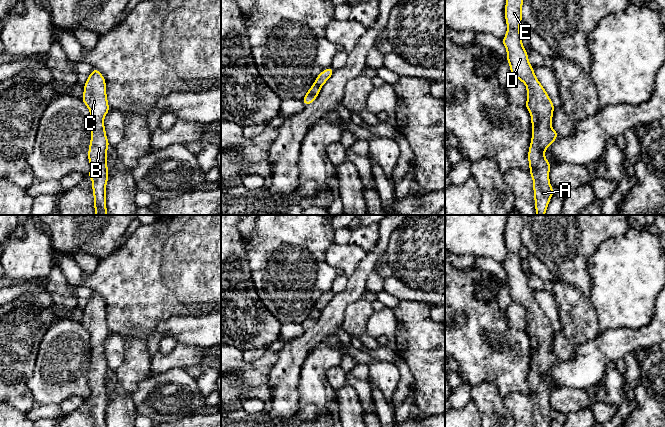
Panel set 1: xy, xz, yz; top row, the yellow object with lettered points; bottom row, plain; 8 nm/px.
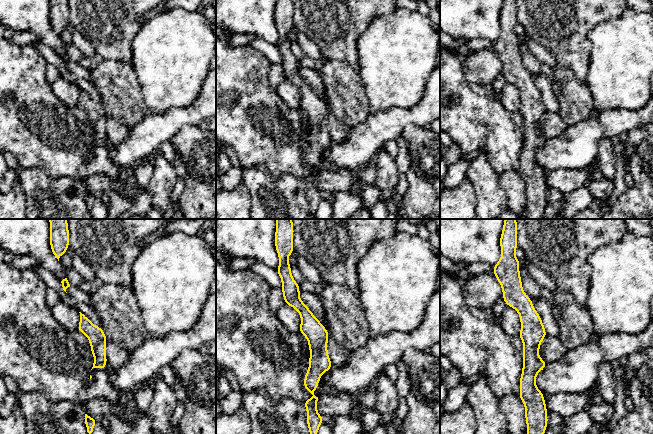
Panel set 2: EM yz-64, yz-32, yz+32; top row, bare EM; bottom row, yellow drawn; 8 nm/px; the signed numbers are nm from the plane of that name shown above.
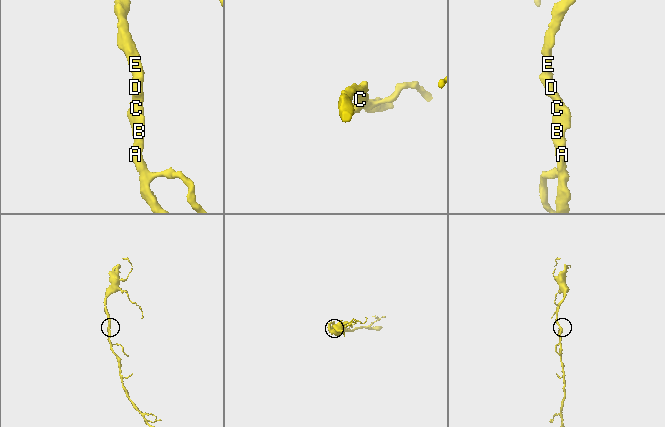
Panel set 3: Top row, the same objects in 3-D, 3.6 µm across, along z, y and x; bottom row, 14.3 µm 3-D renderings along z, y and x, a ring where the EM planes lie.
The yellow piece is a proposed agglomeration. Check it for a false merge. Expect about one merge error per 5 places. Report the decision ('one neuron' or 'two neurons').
one neuron

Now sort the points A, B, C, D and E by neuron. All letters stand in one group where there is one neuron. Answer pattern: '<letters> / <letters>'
A B C D E

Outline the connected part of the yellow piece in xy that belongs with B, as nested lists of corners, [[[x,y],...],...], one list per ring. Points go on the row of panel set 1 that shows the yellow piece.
[[[93,68],[84,84],[81,98],[90,110],[91,141],[88,150],[88,160],[91,171],[87,174],[92,179],[95,215],[108,215],[106,208],[106,184],[109,173],[107,168],[107,148],[110,143],[106,137],[104,117],[110,111],[106,81],[101,72]]]

